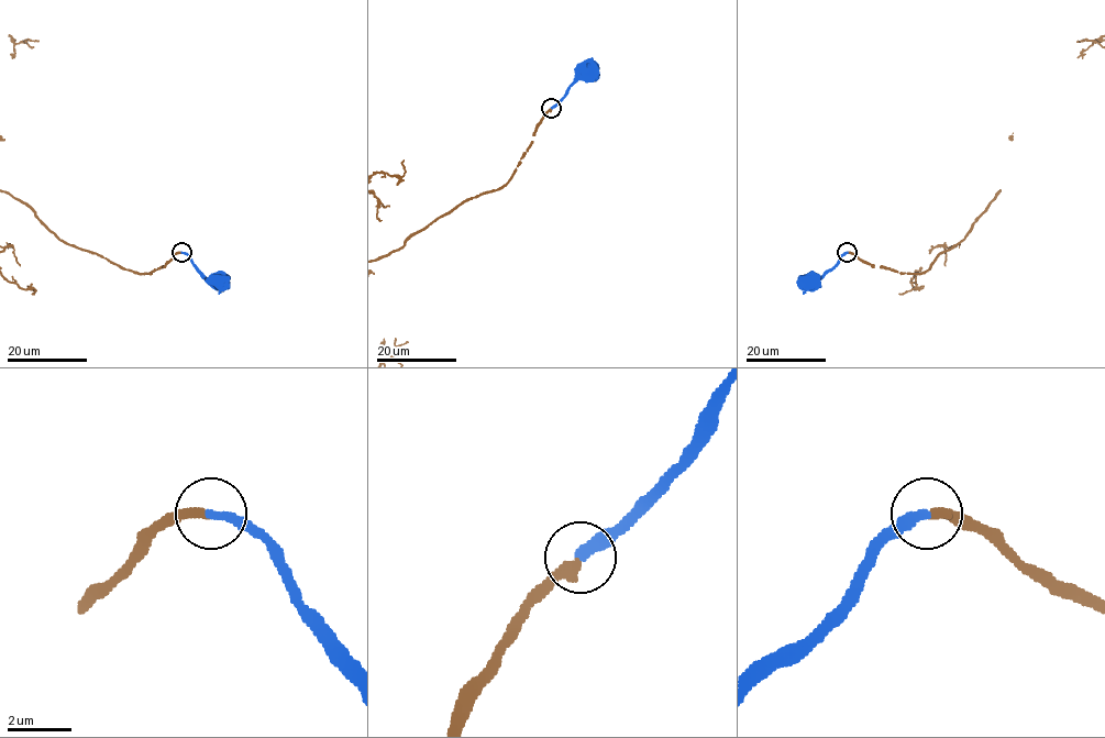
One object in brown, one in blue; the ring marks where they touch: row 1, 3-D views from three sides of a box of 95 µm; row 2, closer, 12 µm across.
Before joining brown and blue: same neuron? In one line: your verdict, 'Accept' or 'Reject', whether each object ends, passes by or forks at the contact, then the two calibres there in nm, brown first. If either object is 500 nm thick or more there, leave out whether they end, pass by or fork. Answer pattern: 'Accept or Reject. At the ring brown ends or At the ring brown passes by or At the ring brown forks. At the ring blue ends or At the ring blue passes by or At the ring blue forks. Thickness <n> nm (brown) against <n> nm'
Accept. At the ring brown ends. At the ring blue ends. Thickness 320 nm (brown) against 320 nm

